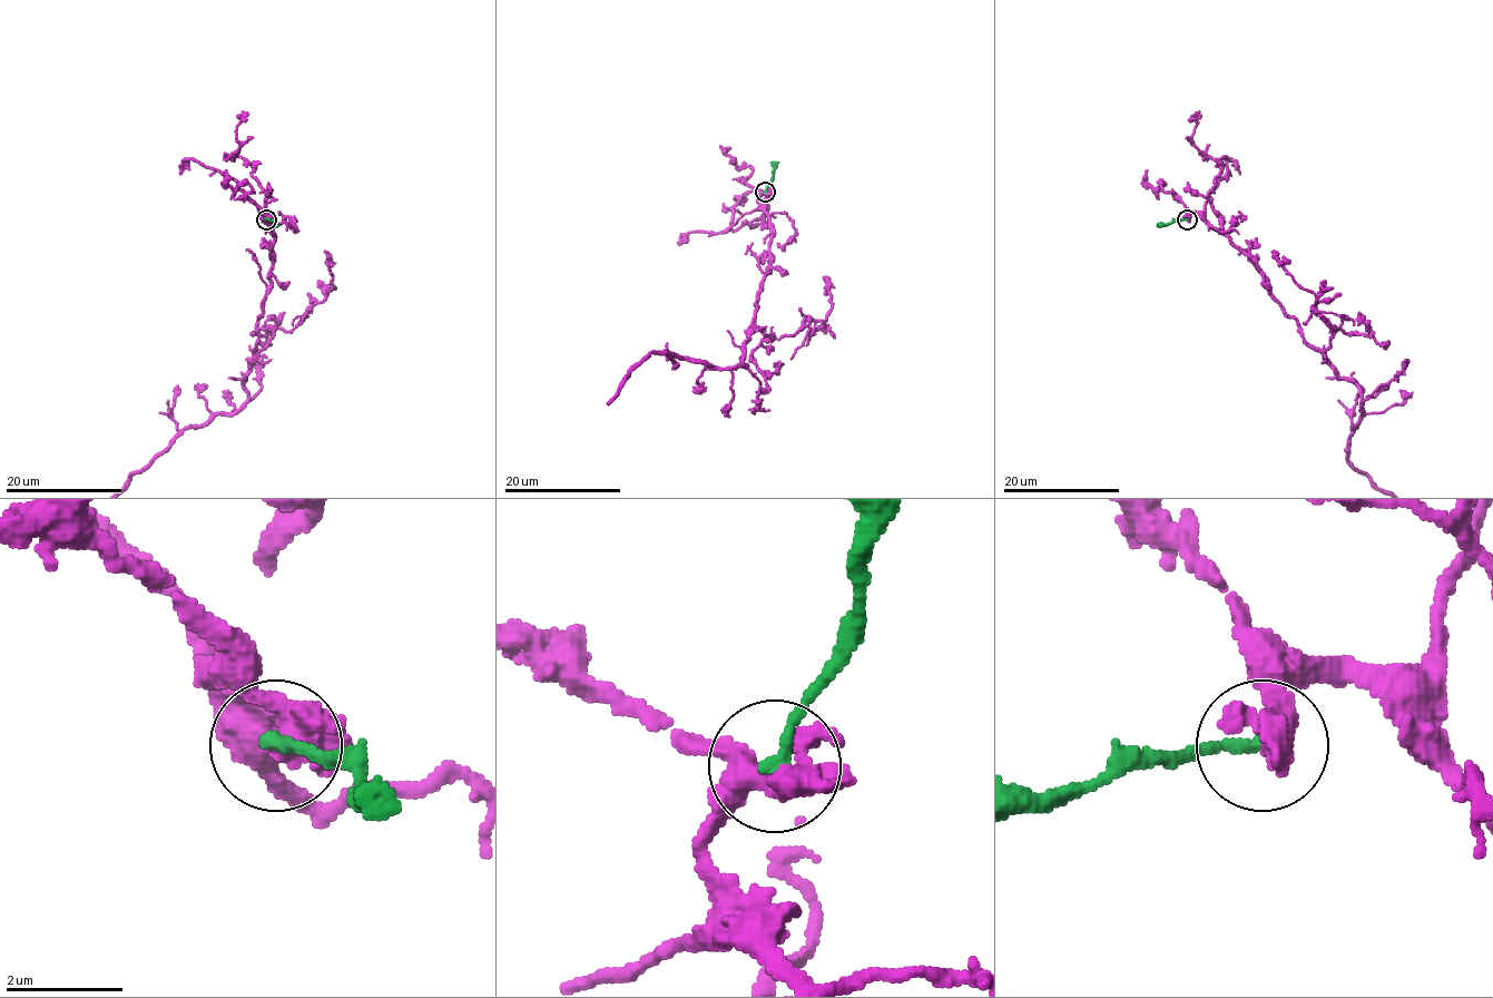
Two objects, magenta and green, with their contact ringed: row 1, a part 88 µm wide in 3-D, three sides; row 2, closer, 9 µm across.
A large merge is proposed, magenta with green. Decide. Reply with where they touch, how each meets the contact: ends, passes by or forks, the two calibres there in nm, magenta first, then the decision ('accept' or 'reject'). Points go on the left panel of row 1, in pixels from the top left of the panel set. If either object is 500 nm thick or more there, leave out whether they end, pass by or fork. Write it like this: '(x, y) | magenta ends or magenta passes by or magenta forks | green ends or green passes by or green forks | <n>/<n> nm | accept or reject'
(266, 219) | magenta forks | green ends | 360/220 nm | reject

